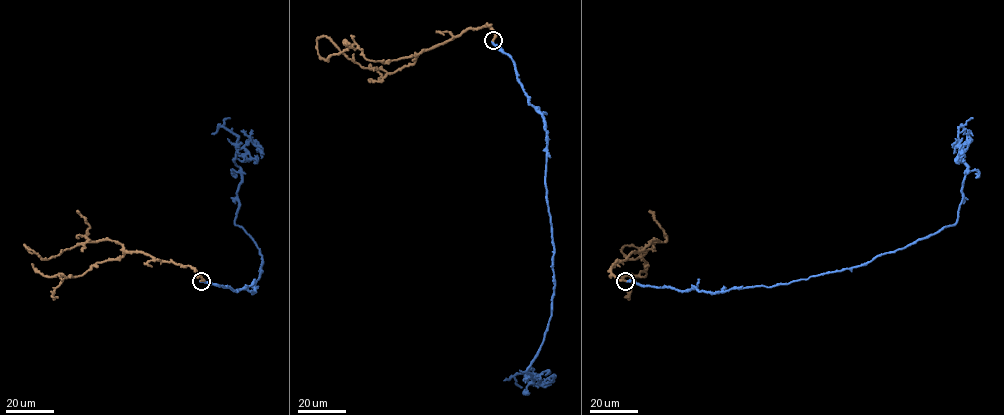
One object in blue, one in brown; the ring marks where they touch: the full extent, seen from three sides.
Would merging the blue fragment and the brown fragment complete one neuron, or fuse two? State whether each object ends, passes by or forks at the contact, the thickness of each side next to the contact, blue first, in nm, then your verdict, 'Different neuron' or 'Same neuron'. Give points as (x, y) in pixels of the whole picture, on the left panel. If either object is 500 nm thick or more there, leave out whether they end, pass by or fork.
At the ring blue ends. At the ring brown ends. Thickness 480 nm (blue) against 320 nm. Same neuron

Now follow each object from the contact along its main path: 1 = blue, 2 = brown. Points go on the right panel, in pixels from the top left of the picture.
1: (625, 280), (708, 292), (771, 287), (925, 238), (956, 222), (968, 167), (958, 128), (972, 118)
2: (625, 280), (611, 271), (613, 265), (658, 241), (636, 259), (621, 250), (634, 245), (644, 253)

